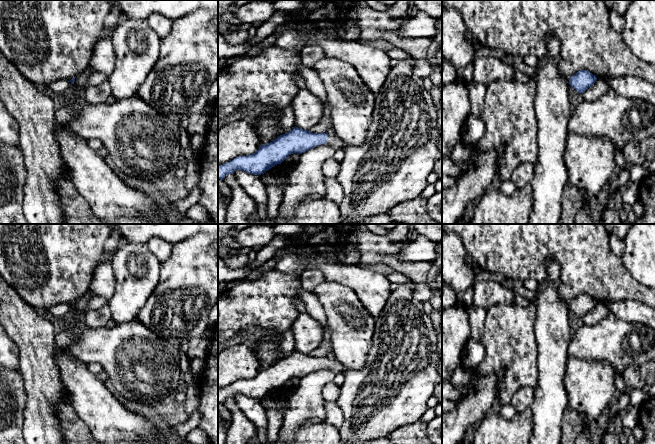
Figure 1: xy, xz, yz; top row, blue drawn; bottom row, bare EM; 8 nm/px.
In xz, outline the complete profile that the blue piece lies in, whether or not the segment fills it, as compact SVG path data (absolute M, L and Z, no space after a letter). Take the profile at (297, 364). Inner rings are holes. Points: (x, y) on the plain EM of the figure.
M400 284L392 291L381 315L375 319L370 350L362 369L348 370L333 356L312 357L295 350L274 365L260 370L252 379L239 380L218 390L218 403L223 404L236 394L261 399L281 388L290 378L302 378L318 369L328 368L345 376L336 401L344 416L339 429L341 444L364 444L419 421L428 409L427 401L441 381L437 337L438 332L424 312L423 302L414 297L412 284Z

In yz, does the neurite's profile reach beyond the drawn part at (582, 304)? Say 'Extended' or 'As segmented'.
As segmented

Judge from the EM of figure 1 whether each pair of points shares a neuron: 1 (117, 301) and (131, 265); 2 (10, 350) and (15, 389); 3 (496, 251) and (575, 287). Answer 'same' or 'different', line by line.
1: same
2: different
3: same

